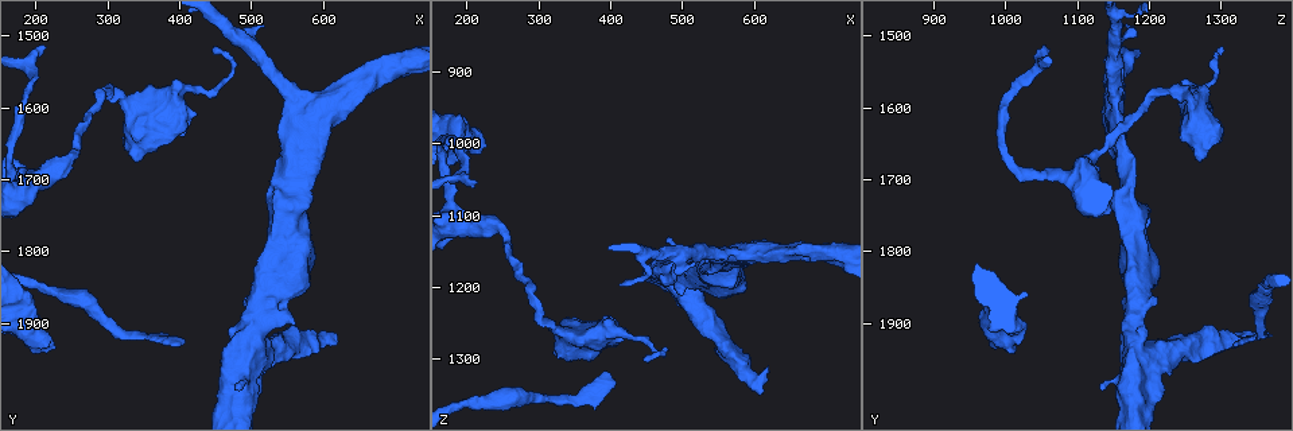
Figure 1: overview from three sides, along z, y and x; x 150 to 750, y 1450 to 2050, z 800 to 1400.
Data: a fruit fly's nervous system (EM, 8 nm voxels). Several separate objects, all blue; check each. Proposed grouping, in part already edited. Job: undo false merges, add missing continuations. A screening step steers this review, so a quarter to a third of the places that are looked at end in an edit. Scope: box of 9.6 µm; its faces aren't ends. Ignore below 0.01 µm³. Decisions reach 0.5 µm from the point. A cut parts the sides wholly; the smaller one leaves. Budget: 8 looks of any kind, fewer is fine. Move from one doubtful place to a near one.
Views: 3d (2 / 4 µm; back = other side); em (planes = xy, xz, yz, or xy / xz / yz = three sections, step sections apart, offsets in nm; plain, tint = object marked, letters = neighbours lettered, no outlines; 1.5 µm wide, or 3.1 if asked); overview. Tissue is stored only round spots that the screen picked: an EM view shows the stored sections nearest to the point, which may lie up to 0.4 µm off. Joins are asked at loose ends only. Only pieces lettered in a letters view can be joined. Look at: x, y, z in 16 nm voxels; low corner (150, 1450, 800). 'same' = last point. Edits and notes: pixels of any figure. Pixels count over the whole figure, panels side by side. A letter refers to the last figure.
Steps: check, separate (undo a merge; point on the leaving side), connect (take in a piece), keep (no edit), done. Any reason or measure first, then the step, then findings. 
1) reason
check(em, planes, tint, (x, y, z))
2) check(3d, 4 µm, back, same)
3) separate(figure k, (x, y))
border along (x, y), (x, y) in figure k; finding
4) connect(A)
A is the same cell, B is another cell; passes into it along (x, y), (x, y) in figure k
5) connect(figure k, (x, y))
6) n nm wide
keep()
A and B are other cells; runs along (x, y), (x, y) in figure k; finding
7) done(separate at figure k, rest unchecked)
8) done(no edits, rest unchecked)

check(em, planes, letters, (210, 1515, 1050))

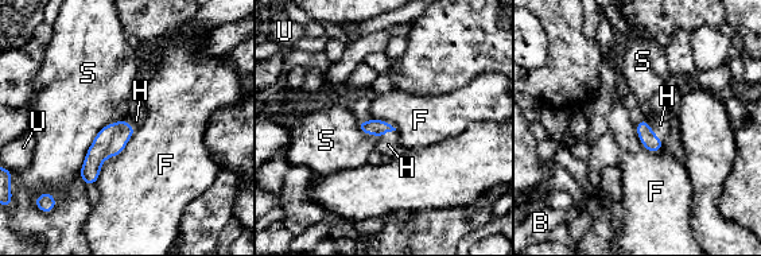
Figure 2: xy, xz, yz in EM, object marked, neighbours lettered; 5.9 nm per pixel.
100 nm wide
connect(H)
H is the same cell, B, F, S and U are other cells; it goes on there

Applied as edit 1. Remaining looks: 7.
abrupt turn
check(3d, 2 µm, (225, 1690, 1115))

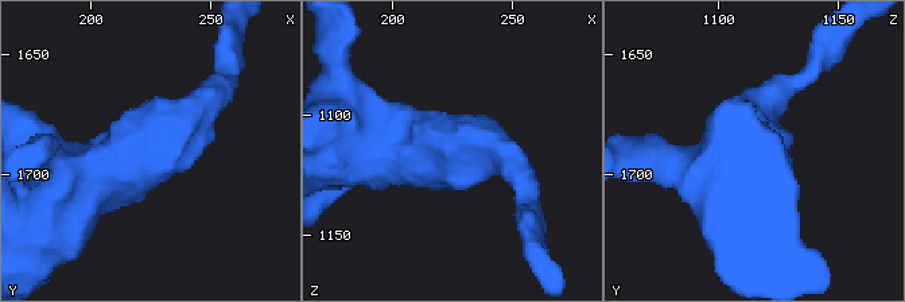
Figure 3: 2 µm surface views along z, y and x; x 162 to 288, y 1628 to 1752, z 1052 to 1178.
check(em, planes, tint, (227, 1685, 1114))

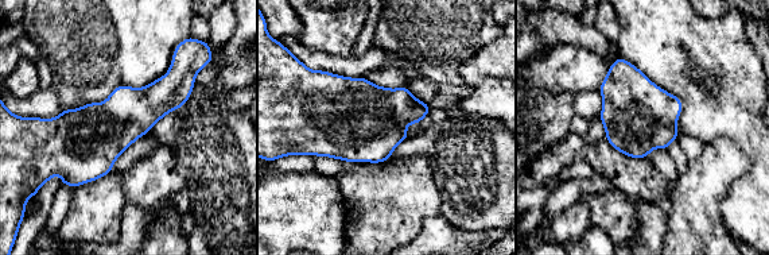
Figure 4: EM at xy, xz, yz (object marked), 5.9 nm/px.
what lies round it
check(em, planes, letters, same)

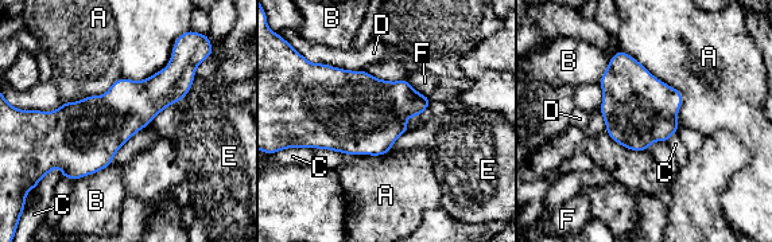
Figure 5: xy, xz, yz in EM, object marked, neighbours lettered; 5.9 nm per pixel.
keep()
A, B, C, D, E and F are other cells; border along (189, 30), (162, 69), (62, 102) in figure 5; all the same neuron

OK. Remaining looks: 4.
closes a loop
check(em, xy, step 8, tint, (480, 1980, 1175))

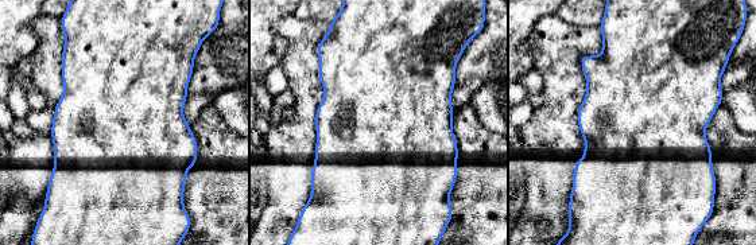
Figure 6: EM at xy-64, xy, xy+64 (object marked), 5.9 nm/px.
cut it another way
check(em, planes, letters, same)

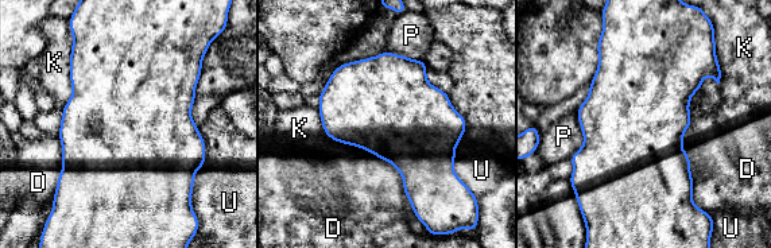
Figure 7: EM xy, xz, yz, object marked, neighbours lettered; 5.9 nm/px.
K touches over 360 nm
keep()
D, K, P and U are other cells; border along (577, 111), (582, 144), (569, 158) in figure 7; continuous, no second neuron

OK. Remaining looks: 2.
done(connect at figure 2, rest unchecked)

